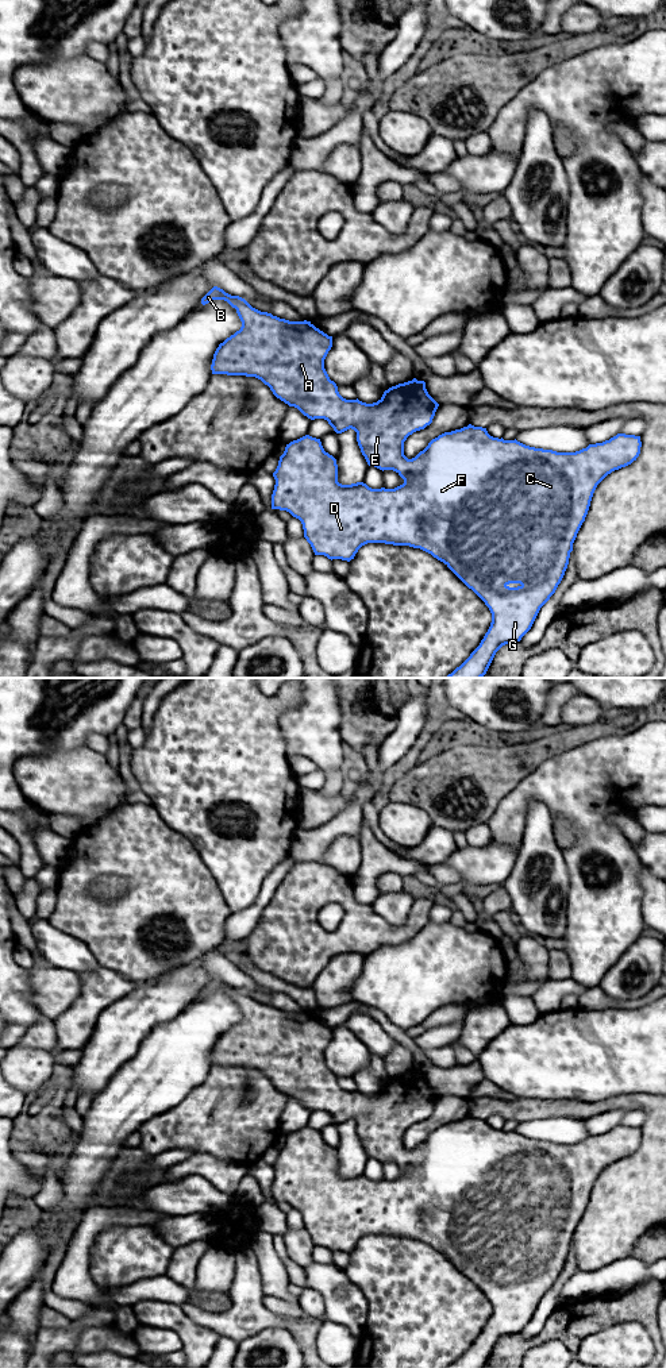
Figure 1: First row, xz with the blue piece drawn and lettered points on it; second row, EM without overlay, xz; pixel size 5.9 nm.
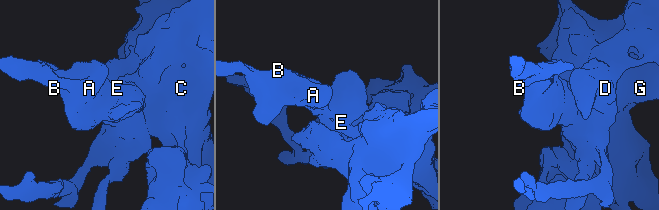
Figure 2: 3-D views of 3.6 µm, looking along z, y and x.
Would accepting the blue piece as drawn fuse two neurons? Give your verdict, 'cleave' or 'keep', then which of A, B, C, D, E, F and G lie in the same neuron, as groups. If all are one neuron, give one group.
keep | A B C D E F G

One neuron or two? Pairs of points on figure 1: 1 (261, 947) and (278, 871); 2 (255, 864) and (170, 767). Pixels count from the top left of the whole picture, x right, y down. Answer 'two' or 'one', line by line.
1: two
2: one

